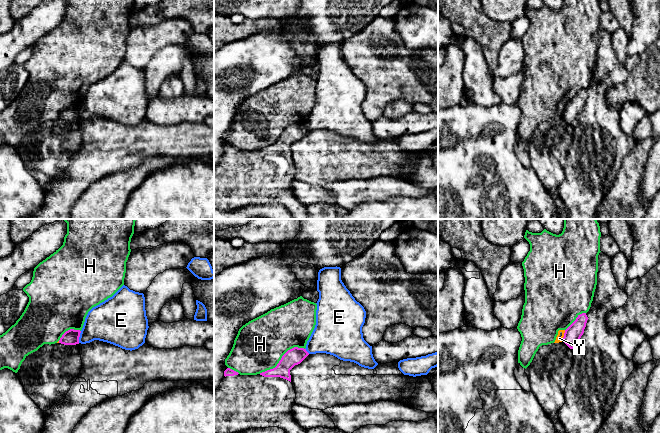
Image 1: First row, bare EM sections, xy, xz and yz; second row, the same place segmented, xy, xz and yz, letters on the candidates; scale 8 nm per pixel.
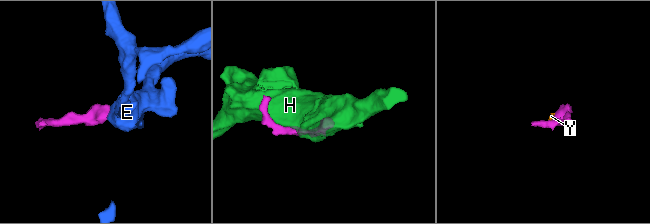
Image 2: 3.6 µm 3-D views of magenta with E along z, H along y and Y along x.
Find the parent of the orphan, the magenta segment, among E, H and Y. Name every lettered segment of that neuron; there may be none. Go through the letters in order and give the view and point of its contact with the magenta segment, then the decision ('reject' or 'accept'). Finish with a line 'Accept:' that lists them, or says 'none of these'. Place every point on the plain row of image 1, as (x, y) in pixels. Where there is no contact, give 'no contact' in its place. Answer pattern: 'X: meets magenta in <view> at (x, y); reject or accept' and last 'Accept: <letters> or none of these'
E: meets magenta in xy at (78, 113); reject
H: meets magenta in xz at (281, 134); reject
Y: meets magenta in yz at (564, 111); reject
Accept: none of these

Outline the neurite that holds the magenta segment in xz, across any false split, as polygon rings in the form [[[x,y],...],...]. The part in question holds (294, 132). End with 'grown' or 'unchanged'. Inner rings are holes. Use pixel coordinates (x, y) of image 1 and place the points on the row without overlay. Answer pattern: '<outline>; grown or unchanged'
[[[294,123],[282,132],[275,144],[257,151],[240,151],[227,144],[225,153],[214,167],[214,210],[227,212],[251,204],[278,203],[290,212],[293,219],[308,219],[307,206],[292,192],[296,169],[290,151],[290,146],[308,131],[306,125]]]; grown

